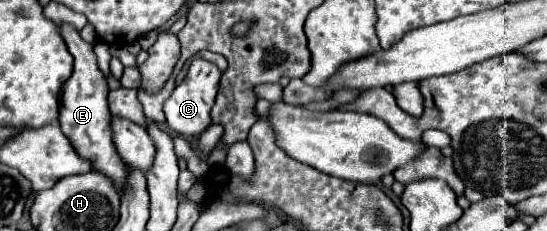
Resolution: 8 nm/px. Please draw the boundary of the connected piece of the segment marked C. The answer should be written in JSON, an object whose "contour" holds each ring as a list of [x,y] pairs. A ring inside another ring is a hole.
{"contour":[[[195,59],[187,71],[187,77],[175,87],[173,95],[165,101],[165,117],[167,125],[183,137],[199,137],[209,125],[211,125],[211,107],[219,89],[219,77],[221,71],[203,59]]]}

